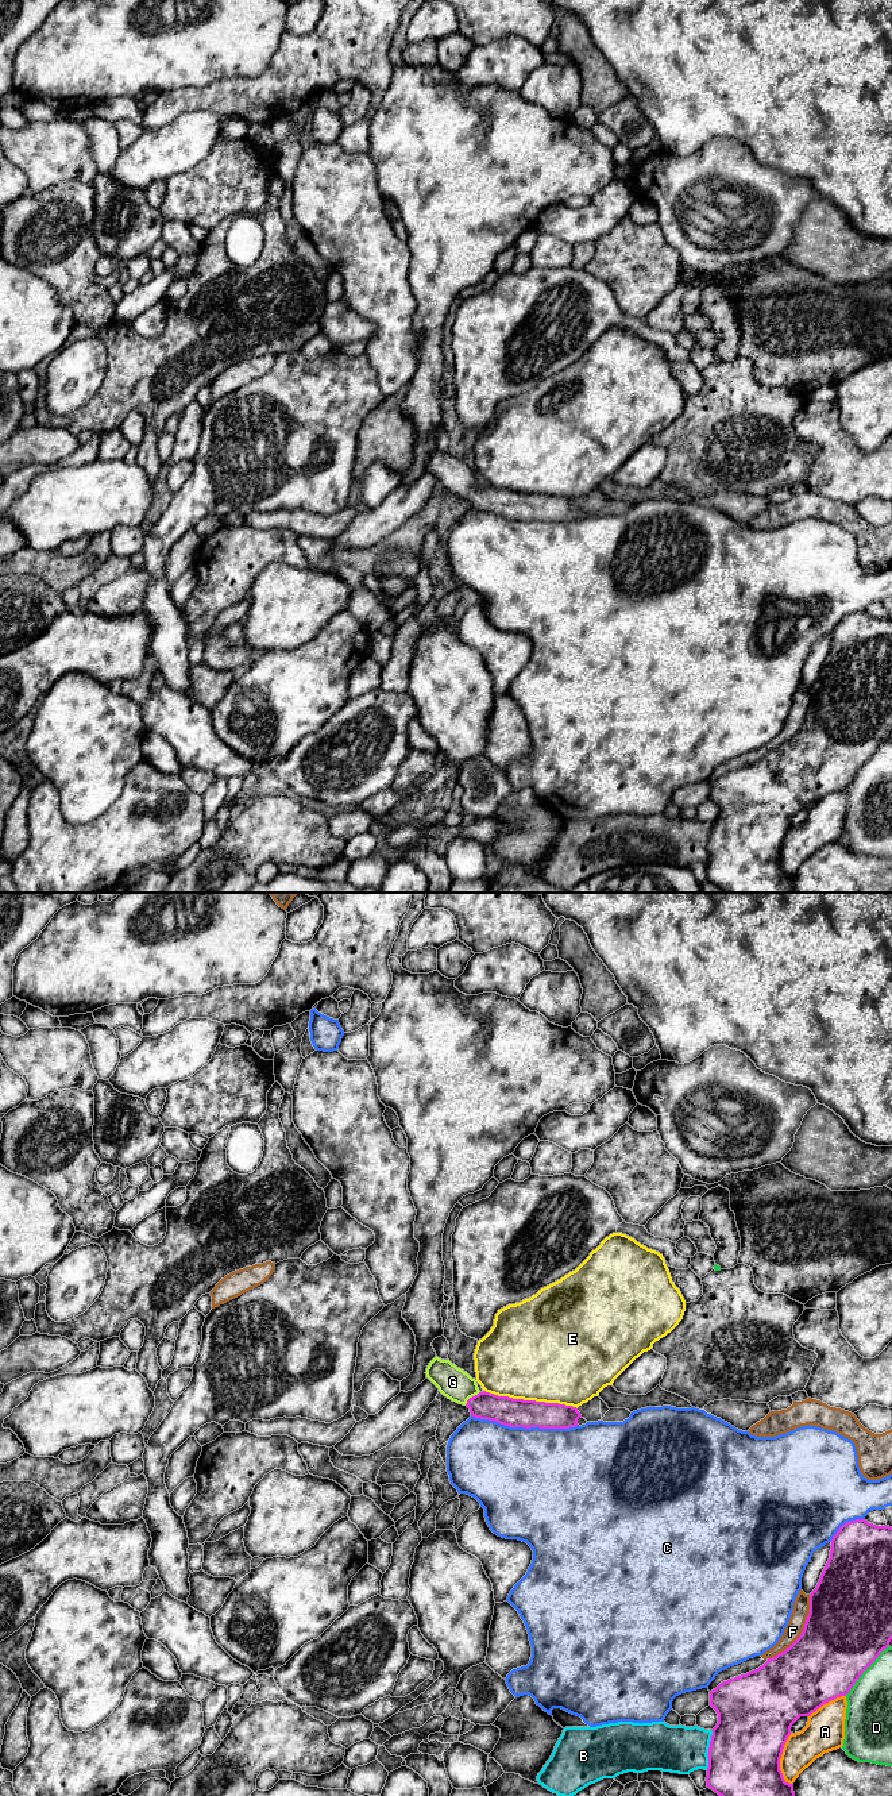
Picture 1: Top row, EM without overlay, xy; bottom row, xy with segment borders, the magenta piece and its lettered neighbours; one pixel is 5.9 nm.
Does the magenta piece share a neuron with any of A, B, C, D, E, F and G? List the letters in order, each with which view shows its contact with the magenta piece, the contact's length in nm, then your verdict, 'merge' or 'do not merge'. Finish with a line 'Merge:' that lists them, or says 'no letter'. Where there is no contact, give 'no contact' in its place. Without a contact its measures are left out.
A: meets magenta in xy; contact 320 nm long; do not merge
B: meets magenta in xy; contact 240 nm long; do not merge
C: meets magenta in xy; contact 650 nm long; do not merge
D: meets magenta in xy; contact 400 nm long; do not merge
E: meets magenta in xy; contact 550 nm long; do not merge
F: meets magenta in xy; contact 460 nm long; do not merge
G: meets magenta in xy; contact 130 nm long; merge
Merge: G

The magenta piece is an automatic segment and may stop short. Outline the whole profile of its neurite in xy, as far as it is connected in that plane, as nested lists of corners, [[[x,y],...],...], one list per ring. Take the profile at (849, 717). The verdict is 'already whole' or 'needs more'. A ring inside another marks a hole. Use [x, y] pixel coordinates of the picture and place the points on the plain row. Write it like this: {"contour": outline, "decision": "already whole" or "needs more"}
{"contour": [[[865,612],[846,614],[839,620],[831,632],[830,651],[820,667],[816,681],[810,687],[810,706],[800,729],[784,744],[768,754],[756,763],[721,775],[710,785],[710,798],[718,806],[718,816],[713,821],[708,840],[707,880],[722,889],[725,893],[795,893],[793,876],[784,872],[780,863],[780,851],[784,837],[791,828],[792,817],[800,809],[810,809],[823,797],[846,789],[861,767],[876,754],[880,745],[889,739],[892,732],[892,620],[876,618]]], "decision": "already whole"}

